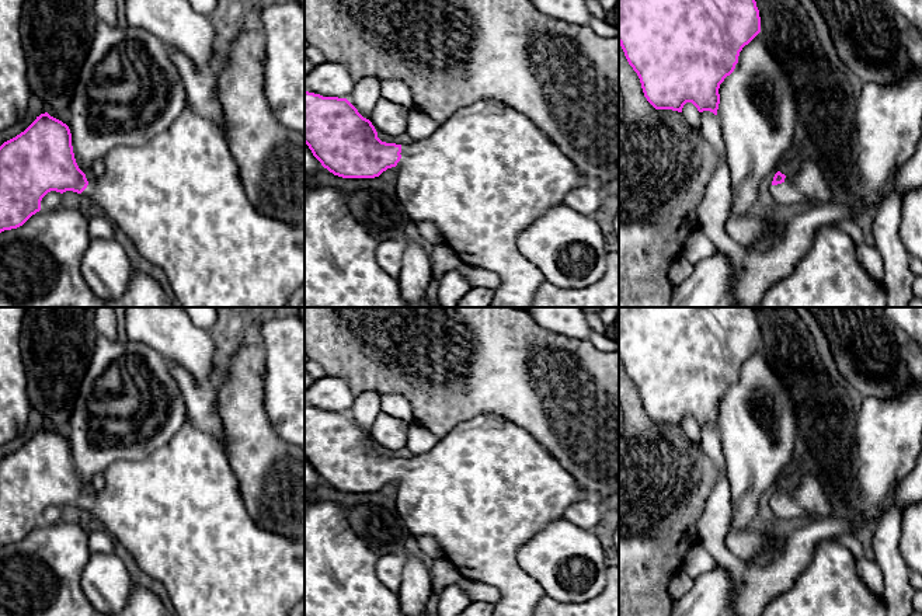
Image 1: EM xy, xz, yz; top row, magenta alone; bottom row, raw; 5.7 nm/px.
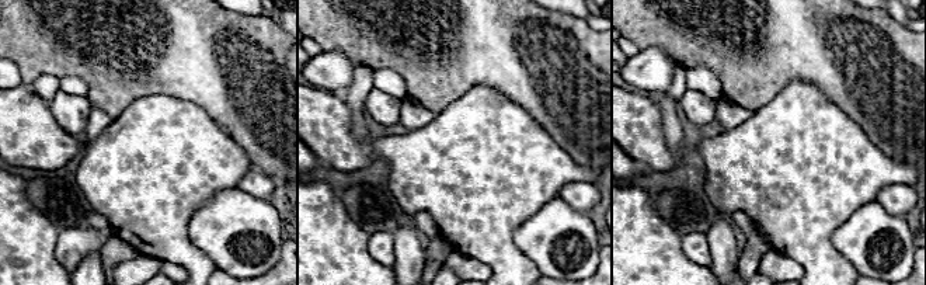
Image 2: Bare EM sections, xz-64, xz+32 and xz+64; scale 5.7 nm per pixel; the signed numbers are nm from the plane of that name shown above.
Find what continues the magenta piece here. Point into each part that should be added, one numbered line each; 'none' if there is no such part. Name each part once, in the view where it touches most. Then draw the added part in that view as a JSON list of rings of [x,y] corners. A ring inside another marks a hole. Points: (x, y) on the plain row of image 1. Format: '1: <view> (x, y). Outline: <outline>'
1: xz (489, 486). Outline: [[[491,413],[463,421],[428,452],[401,459],[400,469],[396,507],[413,539],[431,539],[439,556],[450,561],[462,577],[495,587],[501,599],[494,605],[493,616],[533,616],[539,601],[546,595],[519,567],[516,551],[547,523],[563,518],[571,502],[588,500],[602,504],[598,497],[582,490],[532,434]]]

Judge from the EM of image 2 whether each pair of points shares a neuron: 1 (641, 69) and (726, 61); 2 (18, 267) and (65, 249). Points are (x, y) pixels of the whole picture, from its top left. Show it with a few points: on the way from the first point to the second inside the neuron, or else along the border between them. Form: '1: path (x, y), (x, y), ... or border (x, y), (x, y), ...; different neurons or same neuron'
1: border (651, 47), (660, 47), (682, 66); different neurons
2: border (58, 230), (54, 257), (68, 270); different neurons

